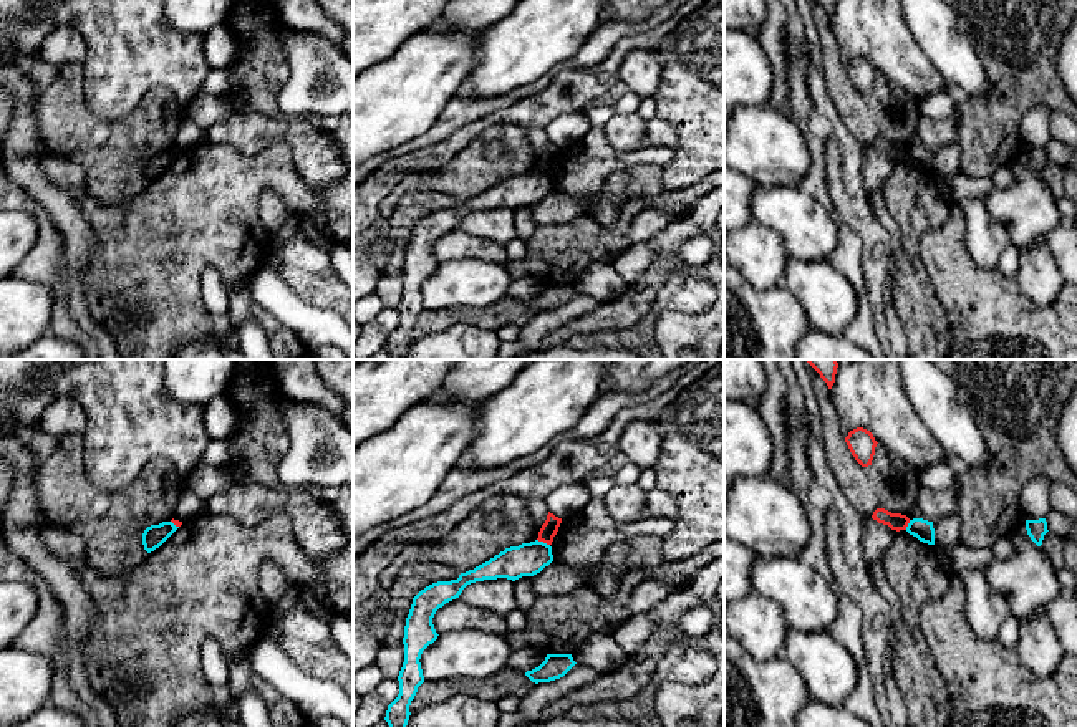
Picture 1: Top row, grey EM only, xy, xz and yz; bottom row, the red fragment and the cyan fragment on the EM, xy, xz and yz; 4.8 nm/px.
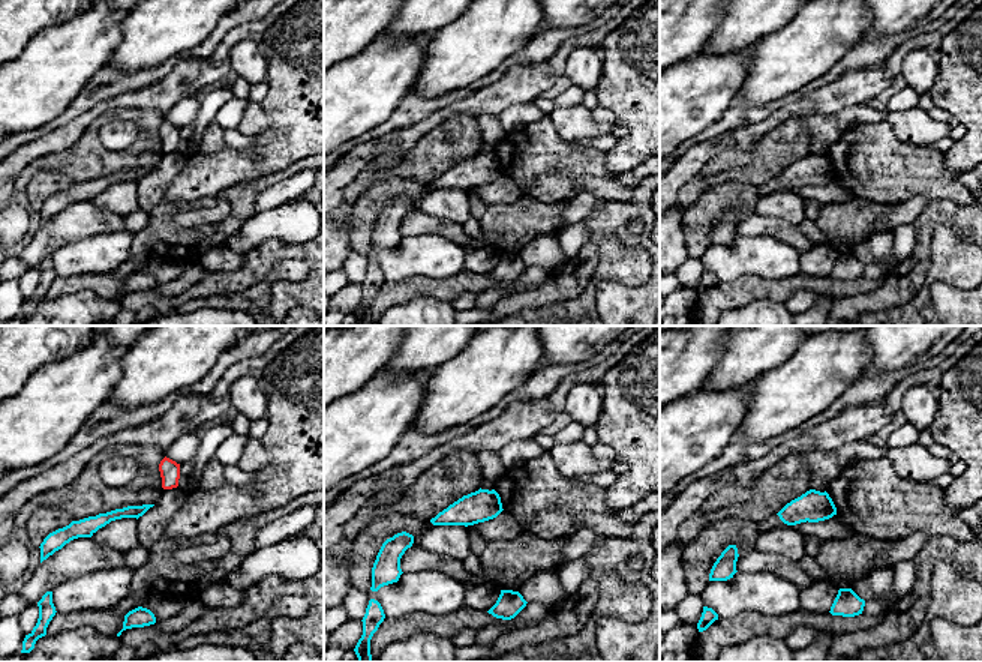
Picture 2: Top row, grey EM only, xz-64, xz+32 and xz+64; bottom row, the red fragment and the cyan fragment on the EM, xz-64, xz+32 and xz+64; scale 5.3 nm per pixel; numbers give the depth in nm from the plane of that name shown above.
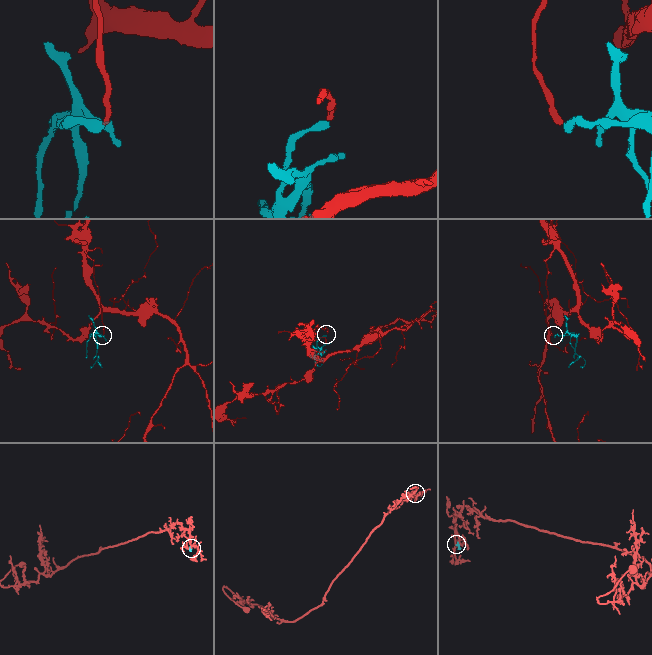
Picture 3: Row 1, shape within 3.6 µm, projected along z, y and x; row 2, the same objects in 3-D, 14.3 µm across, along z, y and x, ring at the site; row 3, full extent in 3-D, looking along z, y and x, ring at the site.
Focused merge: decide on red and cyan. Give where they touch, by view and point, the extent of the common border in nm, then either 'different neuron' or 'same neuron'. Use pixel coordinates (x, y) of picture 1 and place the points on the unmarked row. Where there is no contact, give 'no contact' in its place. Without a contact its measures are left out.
xz (544, 171) | 70 nm | different neuron

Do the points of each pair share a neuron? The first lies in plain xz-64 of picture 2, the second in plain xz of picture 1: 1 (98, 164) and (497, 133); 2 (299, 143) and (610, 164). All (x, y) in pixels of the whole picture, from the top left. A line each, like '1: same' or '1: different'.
1: same
2: different

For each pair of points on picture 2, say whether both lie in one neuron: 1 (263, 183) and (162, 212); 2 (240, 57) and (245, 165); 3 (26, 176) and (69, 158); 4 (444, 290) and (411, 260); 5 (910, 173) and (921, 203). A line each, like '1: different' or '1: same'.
1: same
2: different
3: same
4: different
5: different

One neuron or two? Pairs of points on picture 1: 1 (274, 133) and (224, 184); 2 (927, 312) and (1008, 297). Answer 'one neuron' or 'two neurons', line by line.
1: two neurons
2: two neurons

